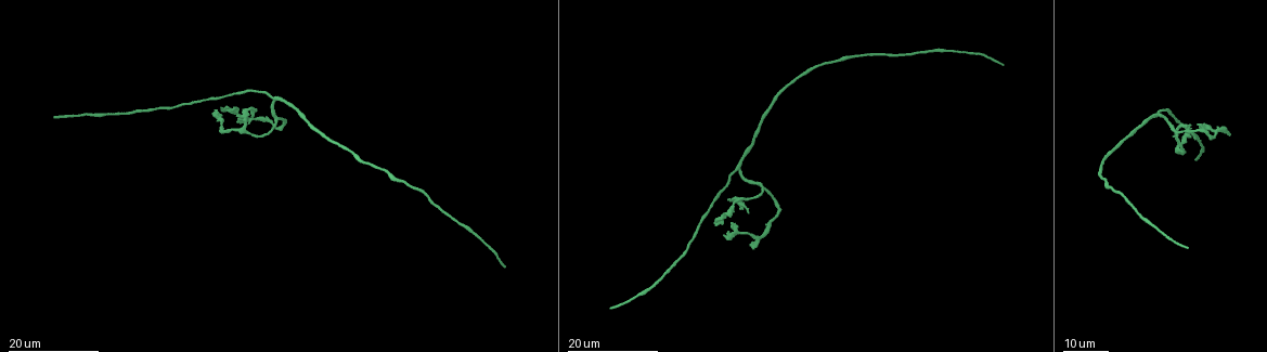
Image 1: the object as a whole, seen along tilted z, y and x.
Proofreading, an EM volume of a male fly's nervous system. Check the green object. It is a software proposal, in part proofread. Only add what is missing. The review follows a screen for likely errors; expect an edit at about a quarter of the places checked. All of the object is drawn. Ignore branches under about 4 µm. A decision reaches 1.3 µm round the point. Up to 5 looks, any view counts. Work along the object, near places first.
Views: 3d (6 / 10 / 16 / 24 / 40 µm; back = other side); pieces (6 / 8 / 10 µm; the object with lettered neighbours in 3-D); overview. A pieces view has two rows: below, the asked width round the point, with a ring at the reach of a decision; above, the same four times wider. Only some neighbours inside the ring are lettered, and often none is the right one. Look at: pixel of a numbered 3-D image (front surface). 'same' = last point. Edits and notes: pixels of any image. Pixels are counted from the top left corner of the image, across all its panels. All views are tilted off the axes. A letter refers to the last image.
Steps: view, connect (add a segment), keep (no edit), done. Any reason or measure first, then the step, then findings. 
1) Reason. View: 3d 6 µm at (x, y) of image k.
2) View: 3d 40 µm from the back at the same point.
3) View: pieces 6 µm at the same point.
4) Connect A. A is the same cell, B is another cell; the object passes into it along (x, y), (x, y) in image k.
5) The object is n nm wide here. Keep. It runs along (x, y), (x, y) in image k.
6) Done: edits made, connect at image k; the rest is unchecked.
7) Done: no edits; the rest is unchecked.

Free end. View: 3d 16 µm at (1001, 63) of image 1.

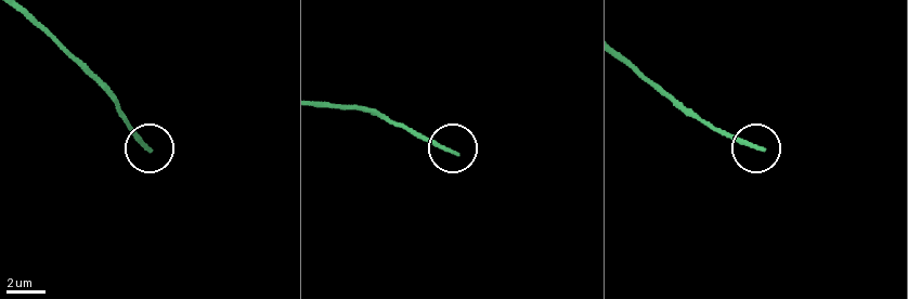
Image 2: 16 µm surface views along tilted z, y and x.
View: pieces 8 µm at (149, 151) of image 2.

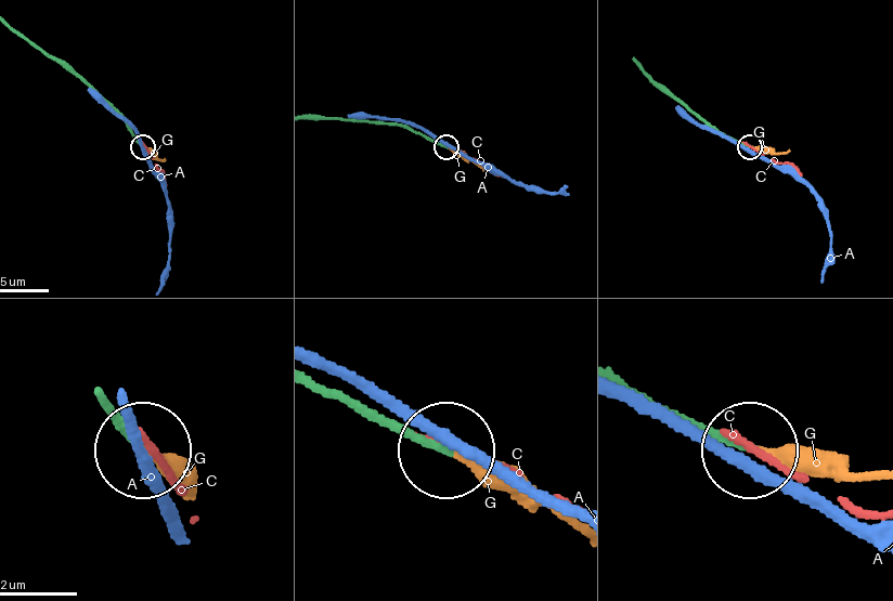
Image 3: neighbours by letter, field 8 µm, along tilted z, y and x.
Connect G. G is the same cell, A and C are other cells; the cell continues.

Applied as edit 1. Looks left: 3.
View: overview.

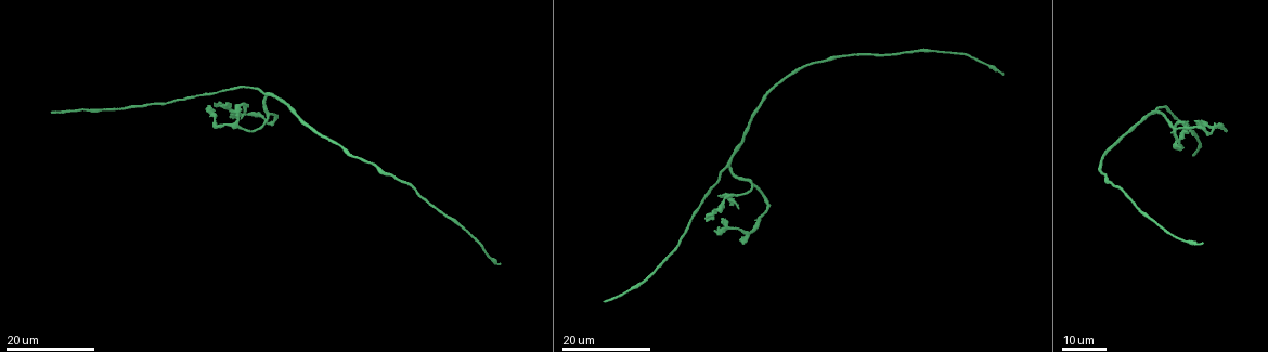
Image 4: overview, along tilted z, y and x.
Free end. View: 3d 16 µm at (227, 103) of image 4.

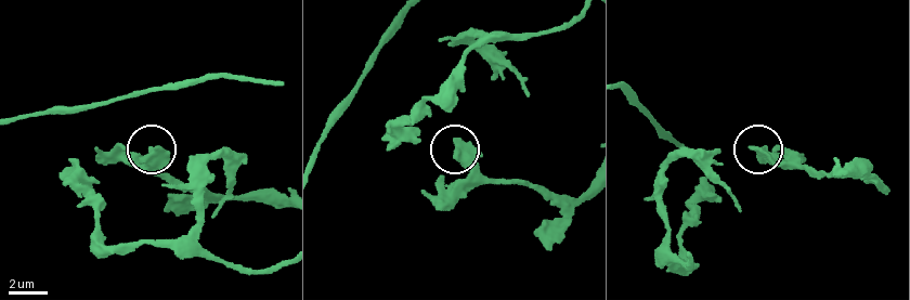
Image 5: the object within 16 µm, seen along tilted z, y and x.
See the neighbours. View: pieces 6 µm at (157, 147) of image 5.

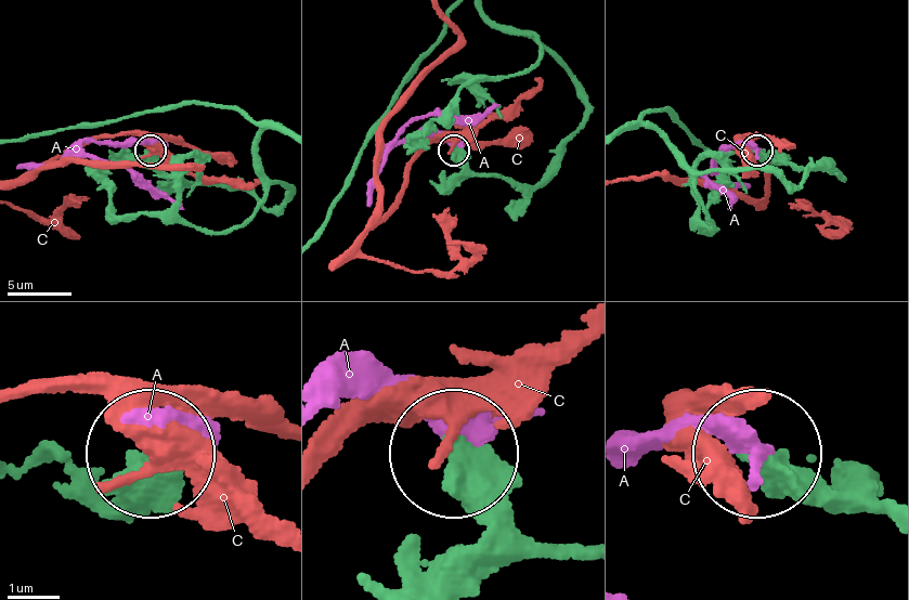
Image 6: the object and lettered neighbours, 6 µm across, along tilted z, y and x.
Keep. A and C are other cells; it runs along (581, 553), (521, 527), (502, 488), (459, 456) in image 6; none of them fits.

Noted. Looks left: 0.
Done: edits made, connect at image 3; the rest is unchecked.

